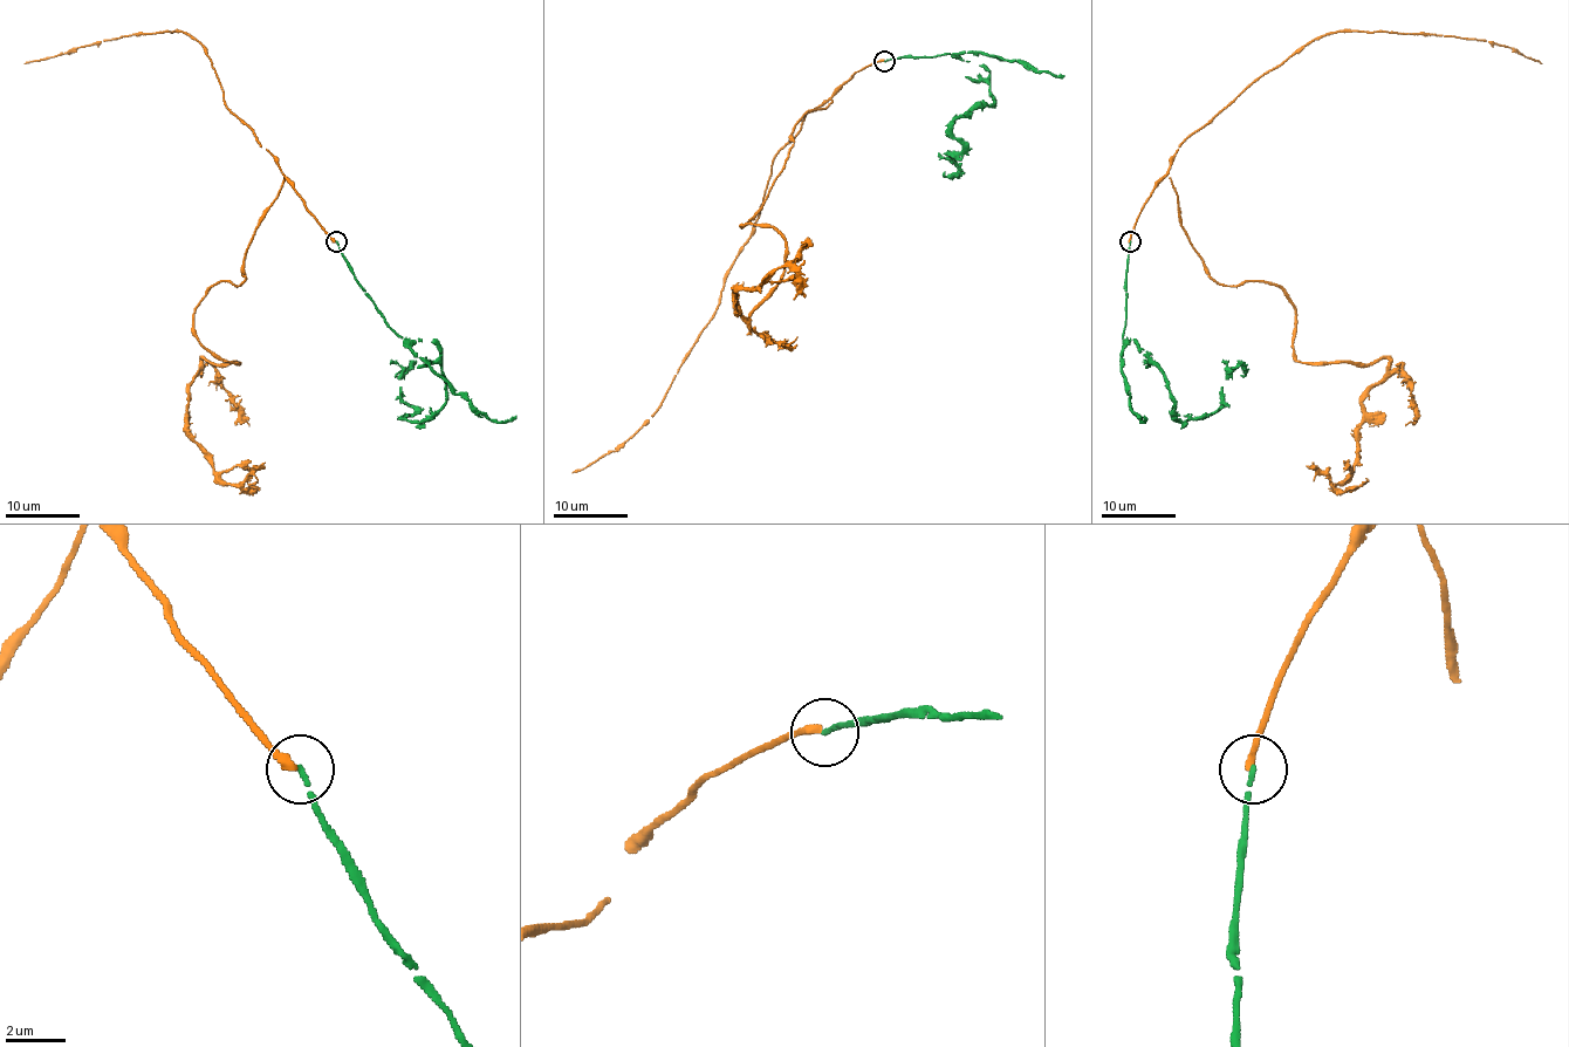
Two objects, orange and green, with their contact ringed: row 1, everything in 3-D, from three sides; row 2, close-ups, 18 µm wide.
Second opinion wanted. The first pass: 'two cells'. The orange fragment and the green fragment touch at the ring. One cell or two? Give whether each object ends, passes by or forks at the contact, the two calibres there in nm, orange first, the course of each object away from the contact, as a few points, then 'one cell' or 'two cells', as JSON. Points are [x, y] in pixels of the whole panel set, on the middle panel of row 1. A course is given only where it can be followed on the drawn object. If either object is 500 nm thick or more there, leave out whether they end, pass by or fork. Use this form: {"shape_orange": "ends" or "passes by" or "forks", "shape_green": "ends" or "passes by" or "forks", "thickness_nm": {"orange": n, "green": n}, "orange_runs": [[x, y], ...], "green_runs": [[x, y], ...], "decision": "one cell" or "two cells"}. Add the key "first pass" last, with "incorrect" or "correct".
{"shape_orange": "ends", "shape_green": "ends", "thickness_nm": {"orange": 260, "green": 130}, "orange_runs": [[883, 61], [795, 124], [741, 225], [785, 240], [782, 279], [747, 319], [735, 291], [779, 268], [795, 296]], "green_runs": [[885, 61], [951, 53], [989, 74], [993, 102], [956, 118], [961, 149], [946, 156], [958, 171], [945, 171]], "decision": "two cells", "first pass": "correct"}

